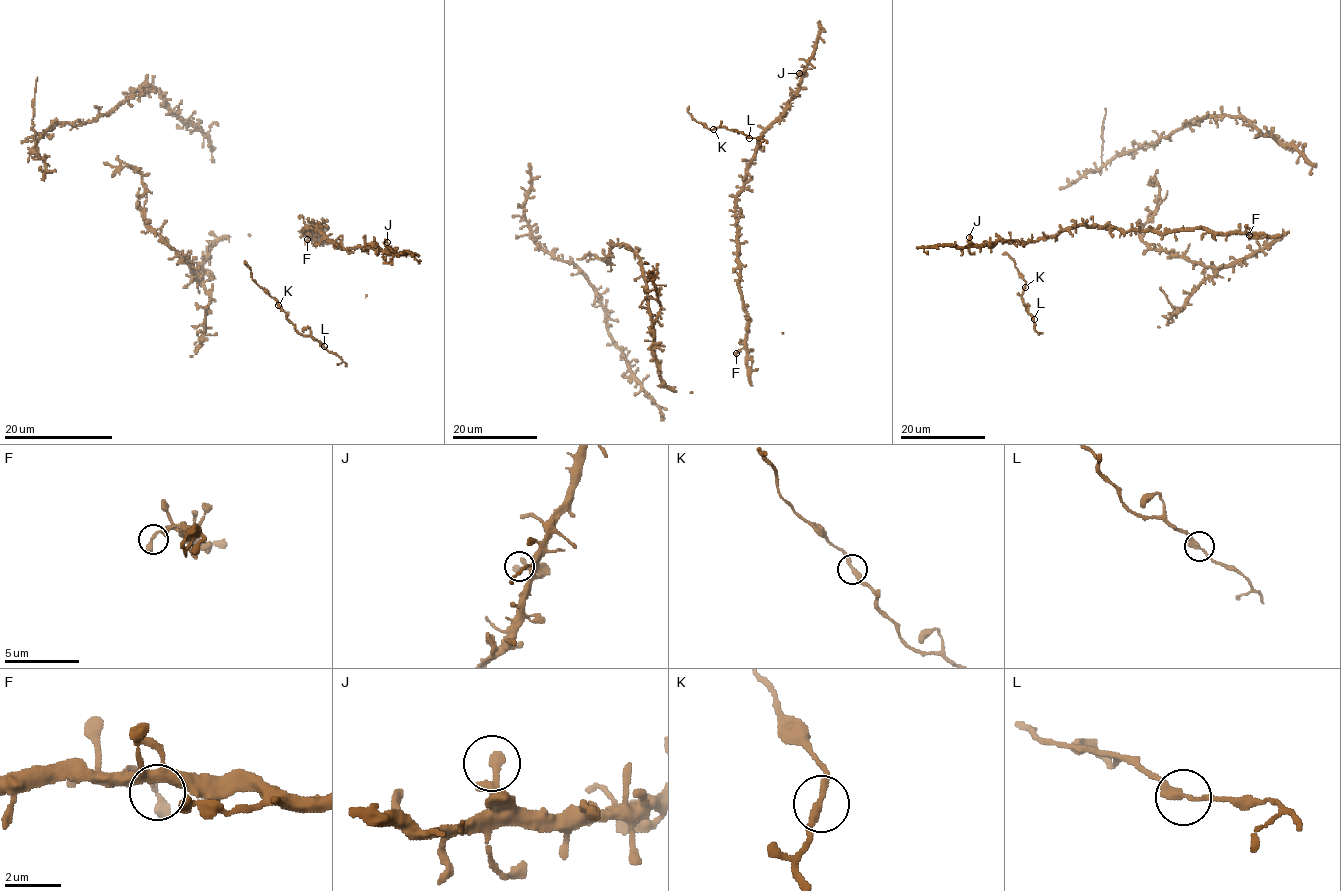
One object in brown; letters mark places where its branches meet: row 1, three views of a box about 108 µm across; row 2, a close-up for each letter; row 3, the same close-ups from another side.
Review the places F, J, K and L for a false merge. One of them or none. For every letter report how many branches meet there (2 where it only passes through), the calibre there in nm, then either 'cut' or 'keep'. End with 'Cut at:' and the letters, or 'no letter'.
F: 2 branches meet; 280 nm thick; keep
J: 2 branches meet; 240 nm thick; keep
K: 2 branches meet; 280 nm thick; keep
L: 2 branches meet; 280 nm thick; keep
Cut at: no letter

